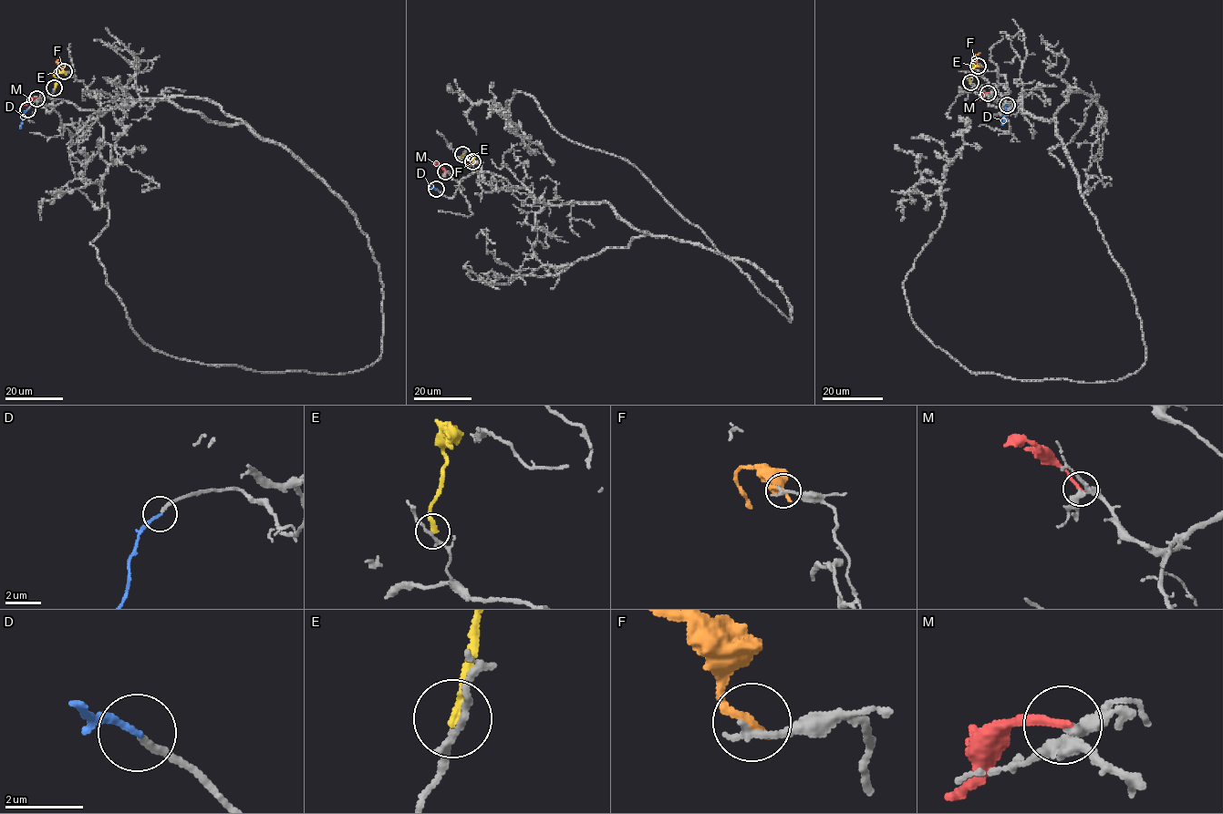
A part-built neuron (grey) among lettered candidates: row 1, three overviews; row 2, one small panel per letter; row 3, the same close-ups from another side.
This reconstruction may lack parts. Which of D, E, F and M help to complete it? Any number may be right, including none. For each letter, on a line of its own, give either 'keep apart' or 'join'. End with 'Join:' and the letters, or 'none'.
D: join
E: keep apart
F: keep apart
M: keep apart
Join: D

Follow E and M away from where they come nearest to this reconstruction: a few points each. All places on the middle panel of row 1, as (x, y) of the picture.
E: (462, 155), (475, 158)
M: (445, 171), (437, 163), (432, 164)

